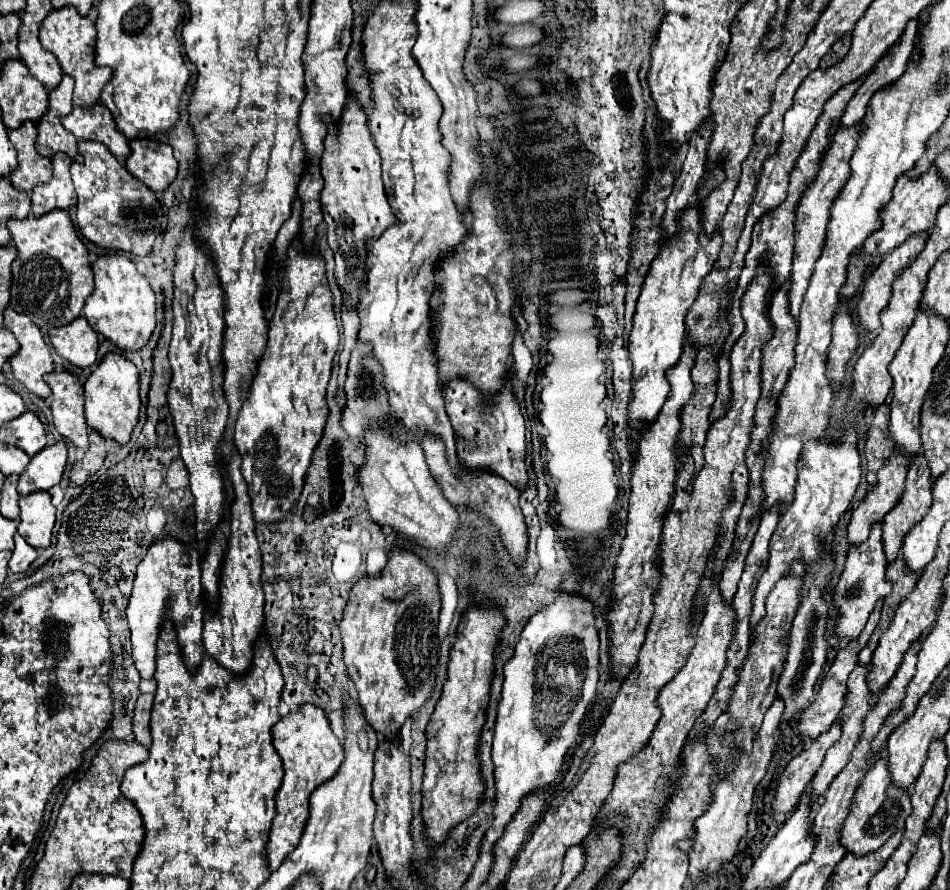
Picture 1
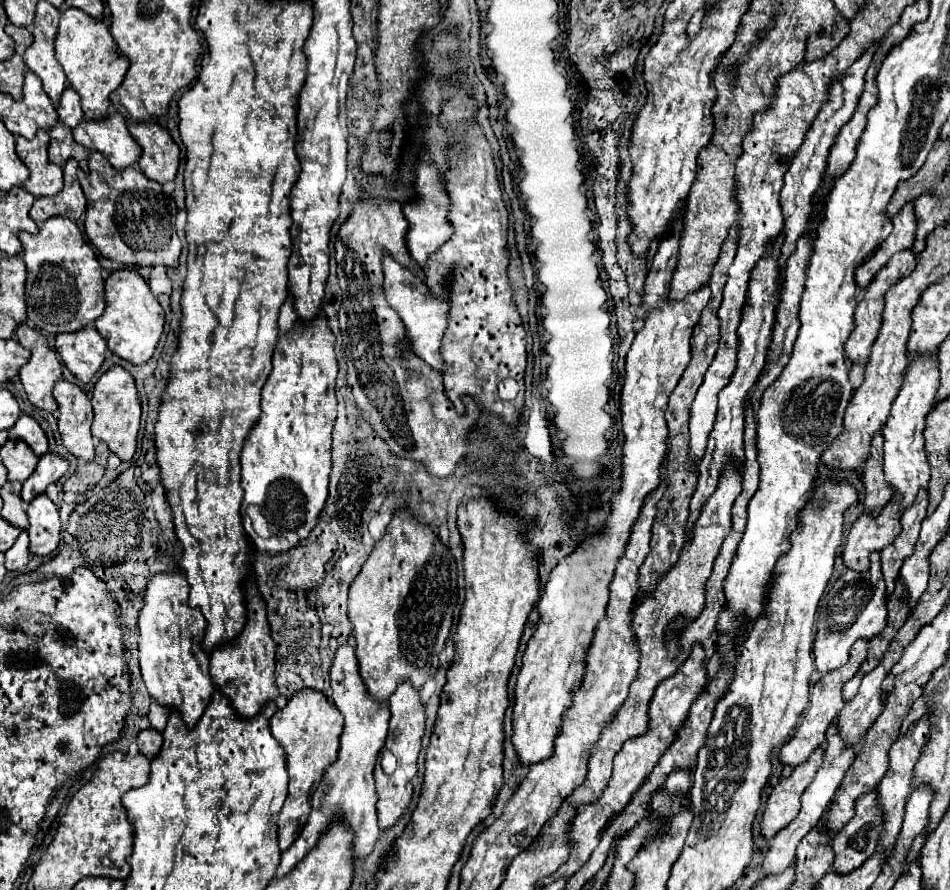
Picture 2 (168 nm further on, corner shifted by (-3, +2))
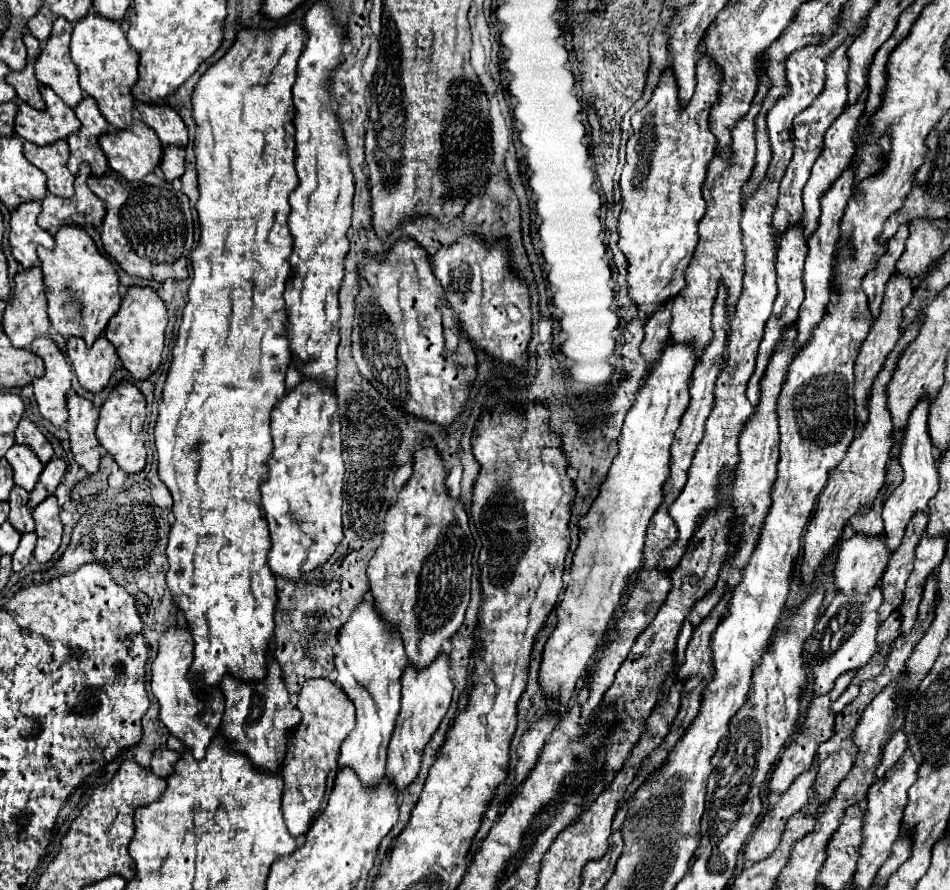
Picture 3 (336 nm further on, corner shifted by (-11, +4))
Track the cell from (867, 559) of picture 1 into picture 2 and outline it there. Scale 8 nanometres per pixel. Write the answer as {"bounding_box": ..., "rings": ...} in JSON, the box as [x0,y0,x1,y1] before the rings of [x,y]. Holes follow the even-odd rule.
{"bounding_box":[814,554,886,674],"rings":[[[880,554],[872,556],[868,572],[844,572],[842,578],[830,588],[830,592],[820,600],[818,628],[814,638],[814,662],[820,674],[828,674],[848,662],[850,648],[856,640],[872,640],[886,628],[886,586],[880,570]]]}

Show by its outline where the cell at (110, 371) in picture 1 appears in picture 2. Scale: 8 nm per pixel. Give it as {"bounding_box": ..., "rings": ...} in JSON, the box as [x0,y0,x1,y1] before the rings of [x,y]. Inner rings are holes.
{"bounding_box":[92,366,140,462],"rings":[[[112,366],[106,374],[102,374],[92,392],[92,406],[92,436],[102,440],[122,462],[130,462],[136,452],[136,436],[140,428],[140,398],[130,372],[126,372],[122,366]]]}

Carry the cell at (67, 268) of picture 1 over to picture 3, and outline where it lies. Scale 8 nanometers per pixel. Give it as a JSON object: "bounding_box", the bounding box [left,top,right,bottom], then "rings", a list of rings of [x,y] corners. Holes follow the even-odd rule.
{"bounding_box":[38,226,120,346],"rings":[[[60,226],[56,246],[46,250],[38,246],[38,258],[44,272],[46,300],[48,300],[48,318],[52,328],[64,338],[78,336],[84,338],[88,346],[104,334],[108,320],[120,308],[120,282],[114,266],[106,256],[100,254],[94,240],[78,226]]]}

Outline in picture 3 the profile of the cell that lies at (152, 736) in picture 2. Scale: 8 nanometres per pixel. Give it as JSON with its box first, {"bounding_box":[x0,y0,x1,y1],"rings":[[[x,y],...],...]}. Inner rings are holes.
{"bounding_box":[150,748,178,778],"rings":[[[156,748],[154,752],[152,752],[152,762],[150,762],[150,768],[152,768],[152,772],[156,774],[156,776],[162,776],[162,778],[166,778],[170,772],[172,772],[172,764],[178,760],[178,752],[174,752],[174,750],[170,750],[170,748]]]}

